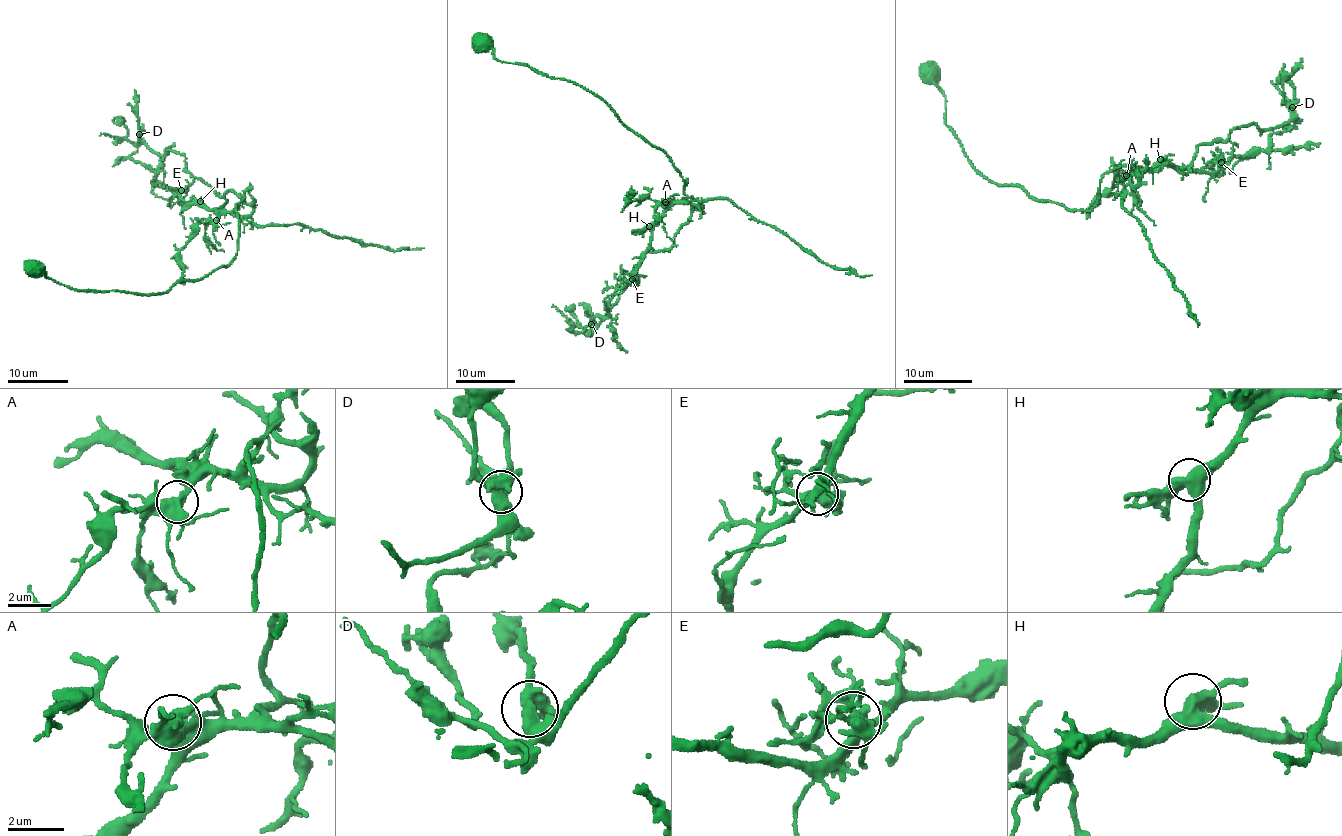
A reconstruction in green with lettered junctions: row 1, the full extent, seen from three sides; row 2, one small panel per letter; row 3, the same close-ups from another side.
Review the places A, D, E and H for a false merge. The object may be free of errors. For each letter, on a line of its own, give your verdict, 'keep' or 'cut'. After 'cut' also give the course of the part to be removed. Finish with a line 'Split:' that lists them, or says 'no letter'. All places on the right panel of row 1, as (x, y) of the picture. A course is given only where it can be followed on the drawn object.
A: cut; foreign part runs (1126, 174), (1126, 178), (1121, 169), (1117, 170), (1112, 188), (1097, 198), (1086, 219)
D: keep
E: keep
H: keep
Split: A

